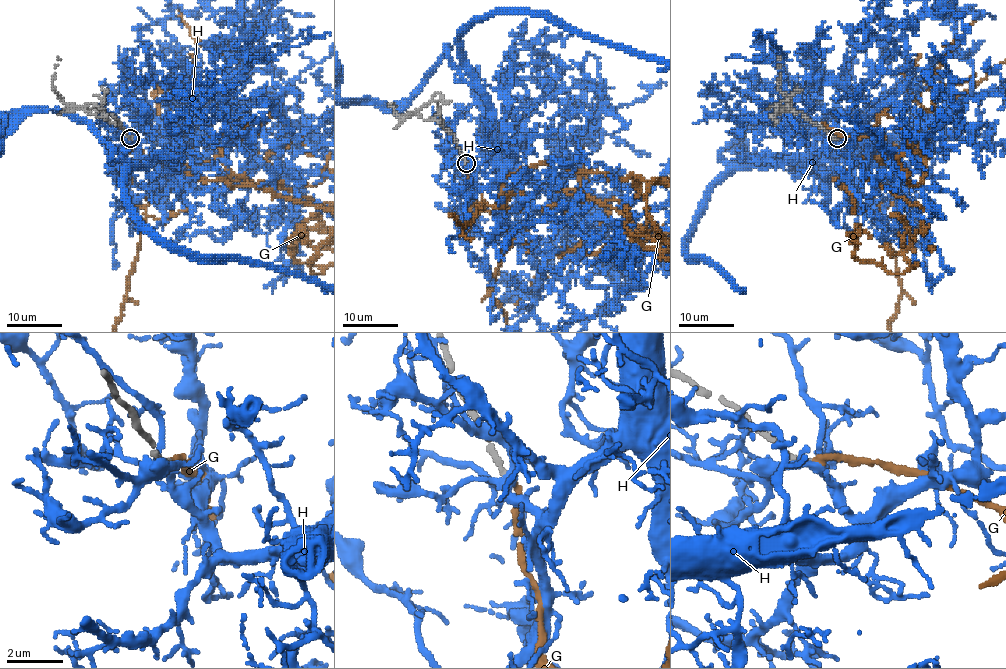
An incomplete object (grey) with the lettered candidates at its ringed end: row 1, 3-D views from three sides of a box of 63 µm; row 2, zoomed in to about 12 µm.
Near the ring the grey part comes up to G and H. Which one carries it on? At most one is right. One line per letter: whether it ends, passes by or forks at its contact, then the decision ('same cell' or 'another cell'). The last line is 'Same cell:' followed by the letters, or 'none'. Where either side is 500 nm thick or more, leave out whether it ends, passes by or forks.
G: it ends; same cell
H: it forks; another cell
Same cell: G

